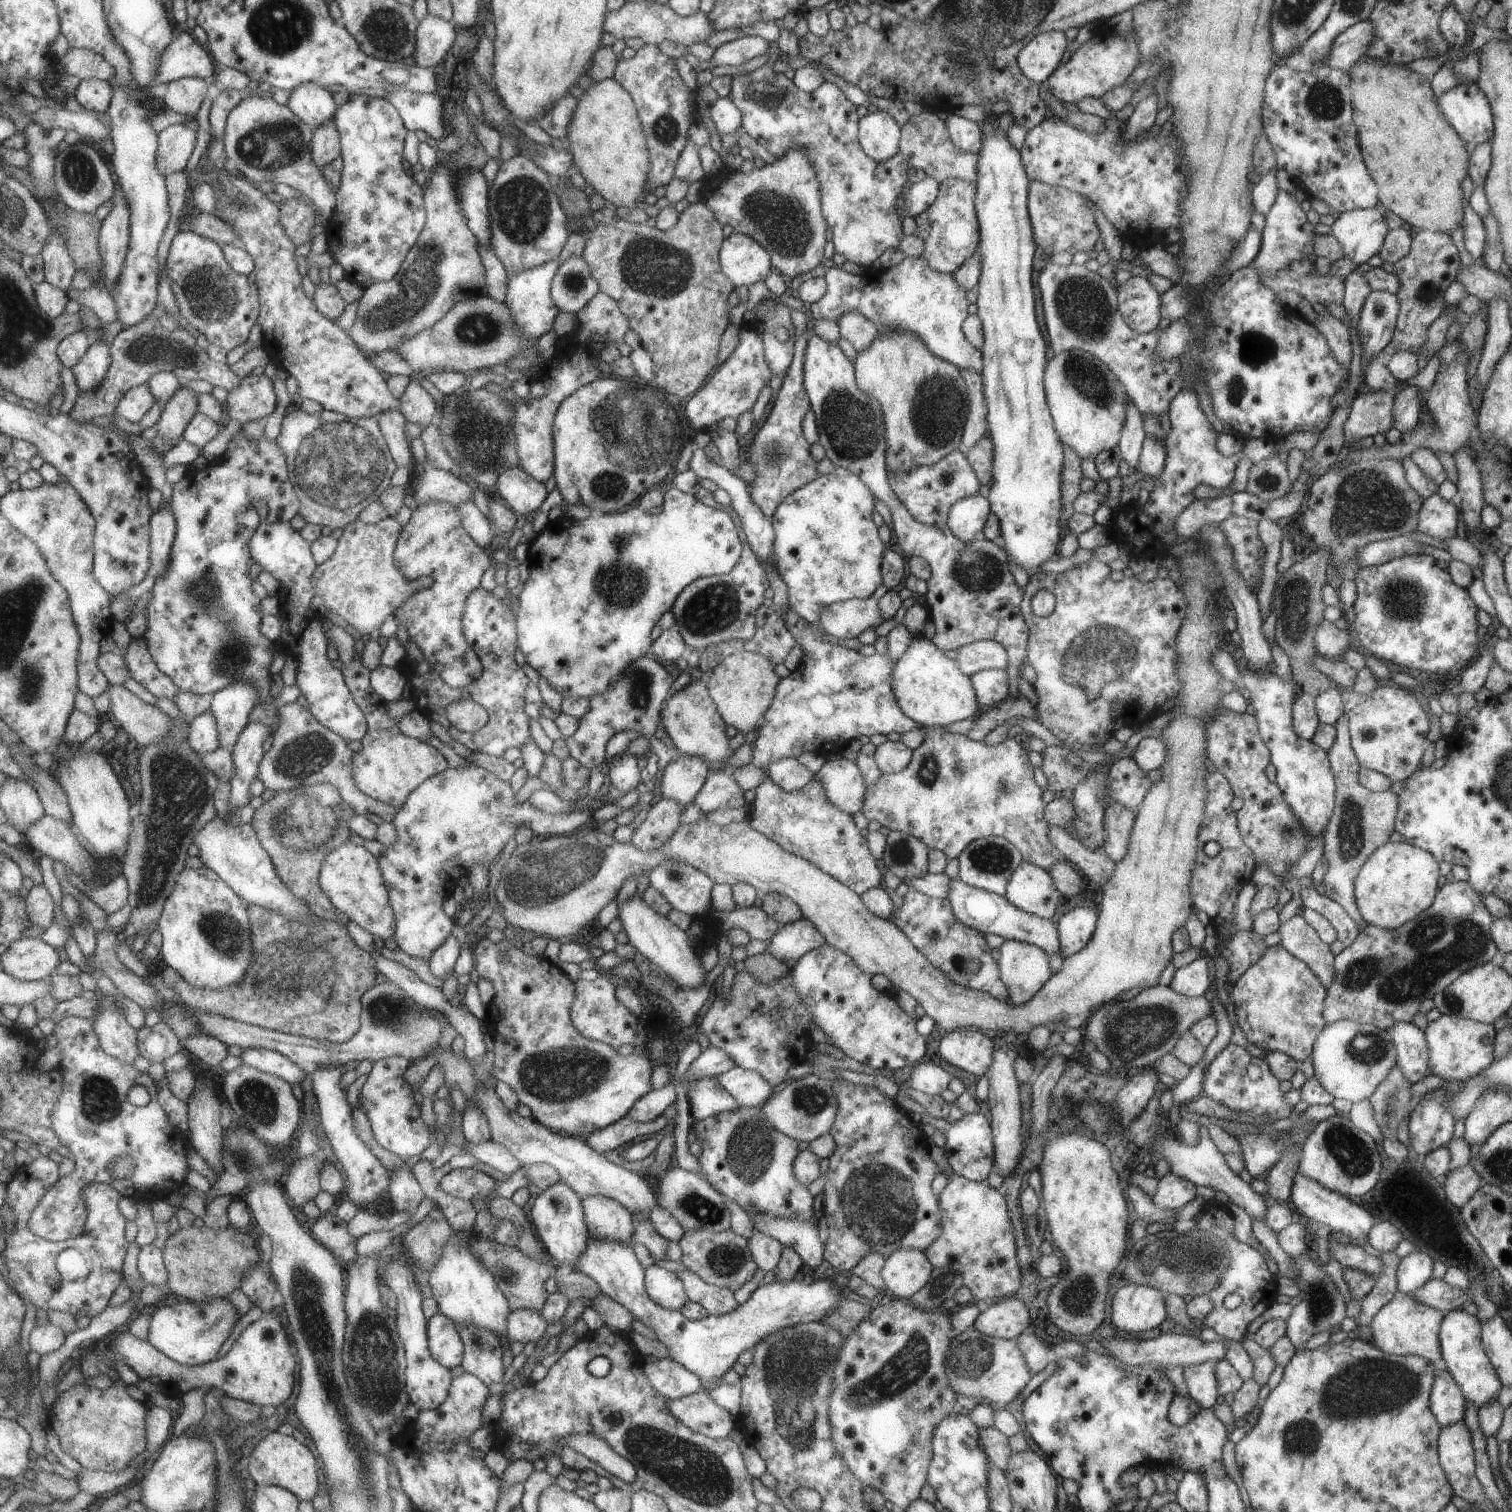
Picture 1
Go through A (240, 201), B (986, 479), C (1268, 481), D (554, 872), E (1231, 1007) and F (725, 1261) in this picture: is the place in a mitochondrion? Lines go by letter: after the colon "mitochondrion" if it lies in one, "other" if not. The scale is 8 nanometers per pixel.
A: mitochondrion
B: other
C: mitochondrion
D: mitochondrion
E: other
F: mitochondrion

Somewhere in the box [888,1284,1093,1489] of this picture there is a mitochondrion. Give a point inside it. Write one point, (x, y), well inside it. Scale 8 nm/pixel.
(973, 1355)

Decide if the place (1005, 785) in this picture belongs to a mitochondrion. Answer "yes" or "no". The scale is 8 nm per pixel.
yes

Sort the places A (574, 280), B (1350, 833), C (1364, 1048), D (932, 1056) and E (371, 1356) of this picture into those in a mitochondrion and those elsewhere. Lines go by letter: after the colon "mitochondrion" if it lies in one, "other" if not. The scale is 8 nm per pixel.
A: mitochondrion
B: mitochondrion
C: mitochondrion
D: other
E: mitochondrion

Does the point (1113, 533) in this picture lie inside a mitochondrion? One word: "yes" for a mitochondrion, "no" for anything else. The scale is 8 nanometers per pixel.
no

